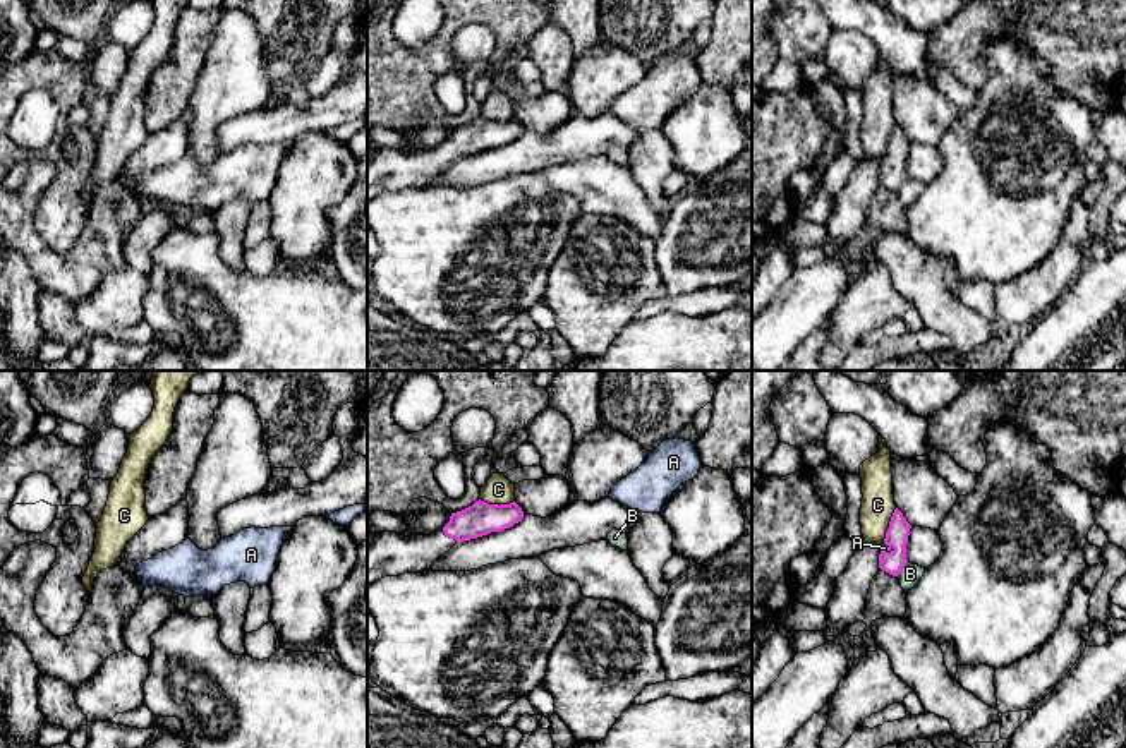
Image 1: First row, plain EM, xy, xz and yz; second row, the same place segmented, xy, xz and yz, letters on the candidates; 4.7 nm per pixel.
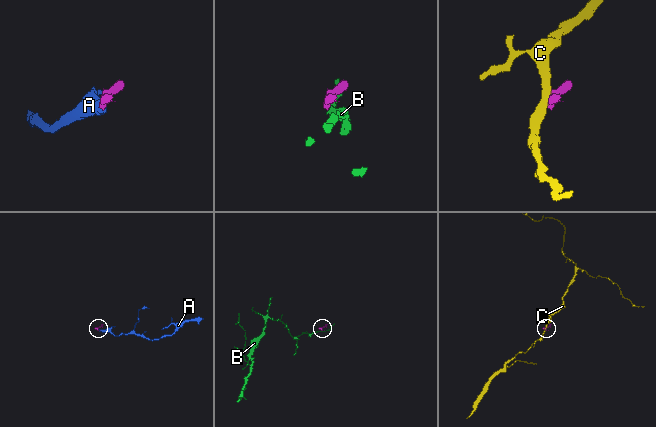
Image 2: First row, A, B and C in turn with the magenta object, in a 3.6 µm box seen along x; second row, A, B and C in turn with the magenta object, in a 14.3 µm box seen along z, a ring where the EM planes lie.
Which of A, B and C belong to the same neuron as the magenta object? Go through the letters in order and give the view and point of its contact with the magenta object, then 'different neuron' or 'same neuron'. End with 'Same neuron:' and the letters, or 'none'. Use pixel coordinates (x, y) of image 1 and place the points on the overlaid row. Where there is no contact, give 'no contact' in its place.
A: yz (889, 546) | same neuron
B: yz (902, 567) | different neuron
C: xz (496, 505) | different neuron
Same neuron: A

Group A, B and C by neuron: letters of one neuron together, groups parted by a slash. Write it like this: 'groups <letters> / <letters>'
groups A / B / C

